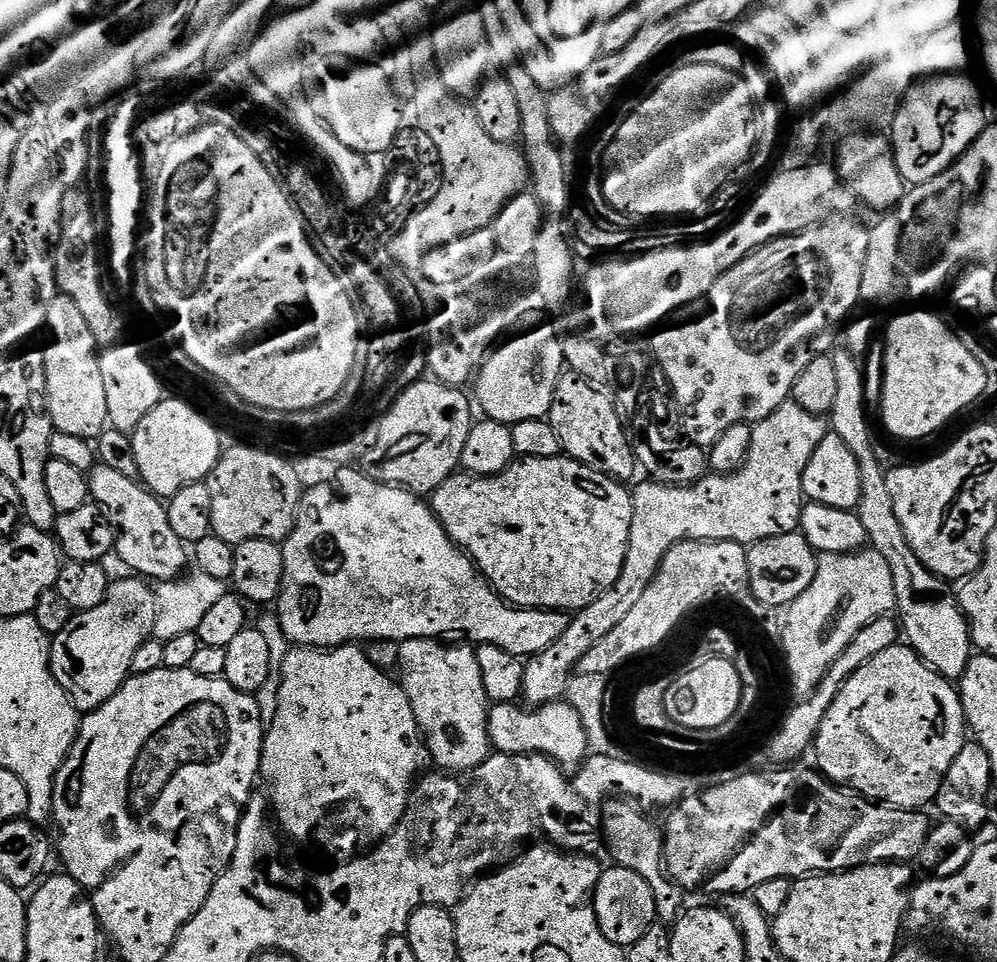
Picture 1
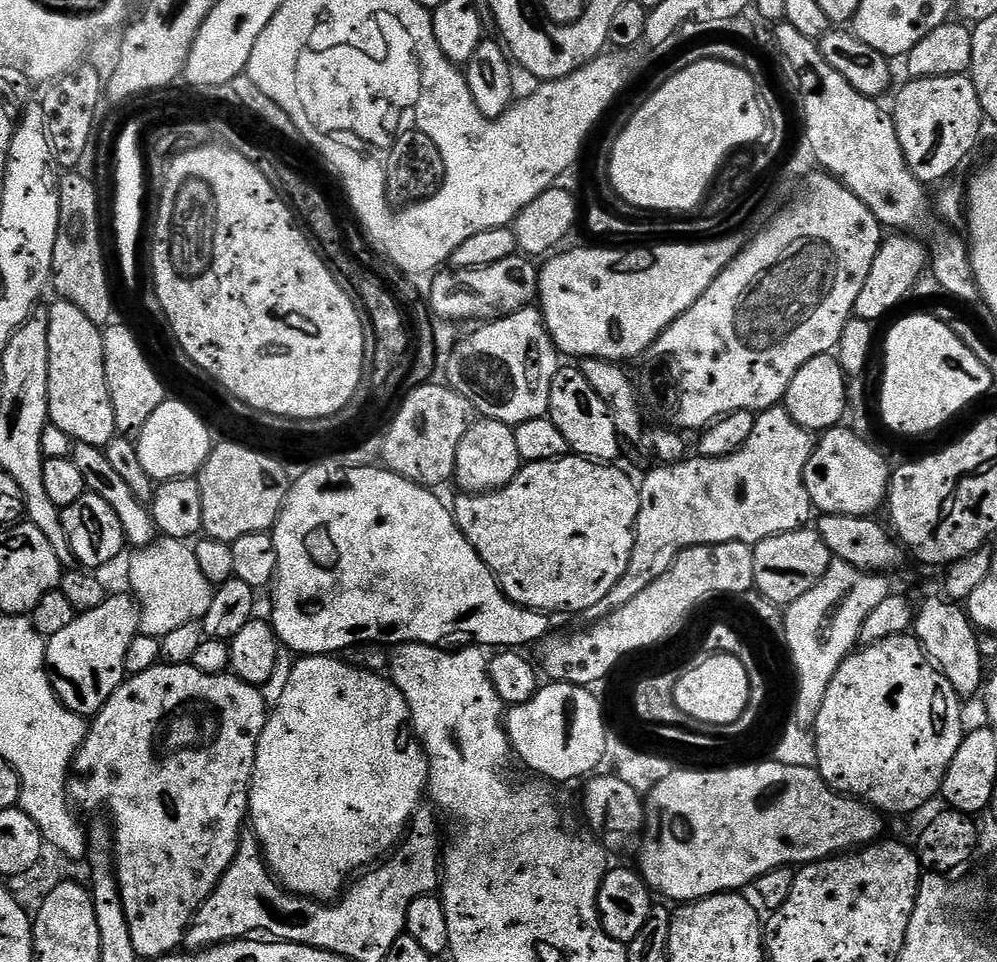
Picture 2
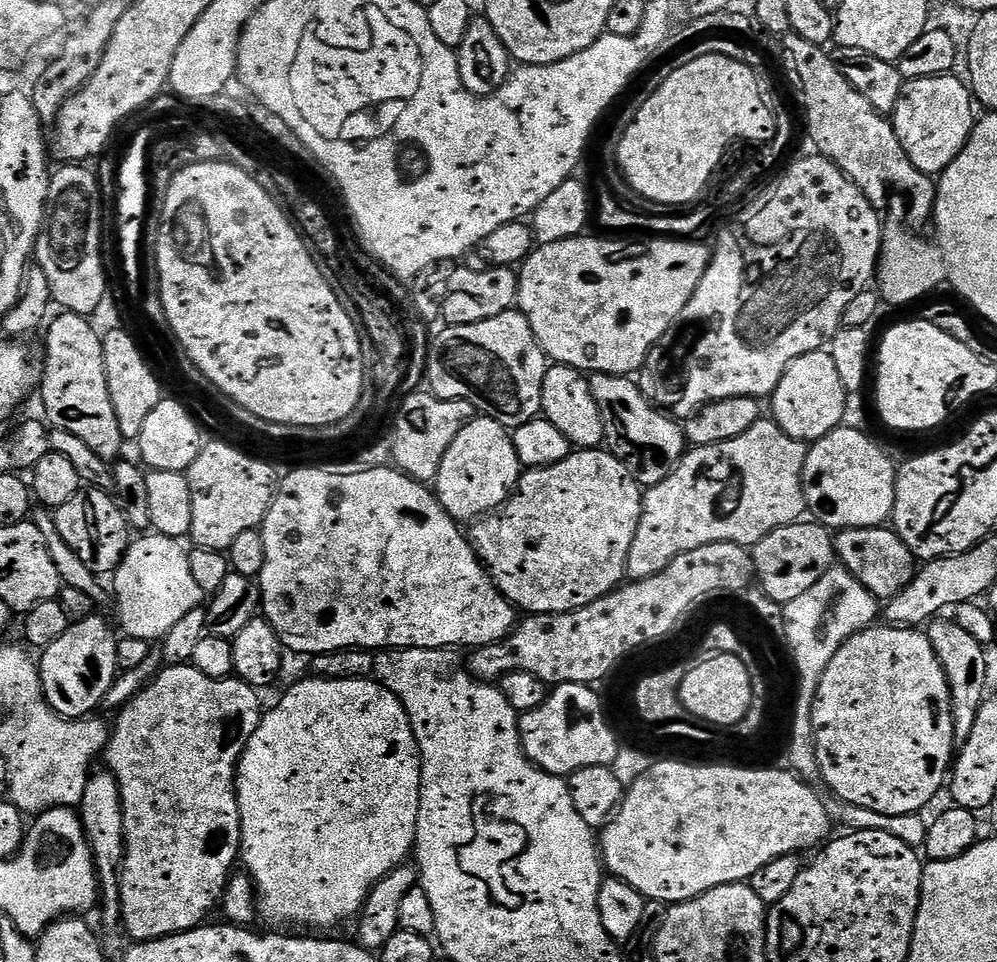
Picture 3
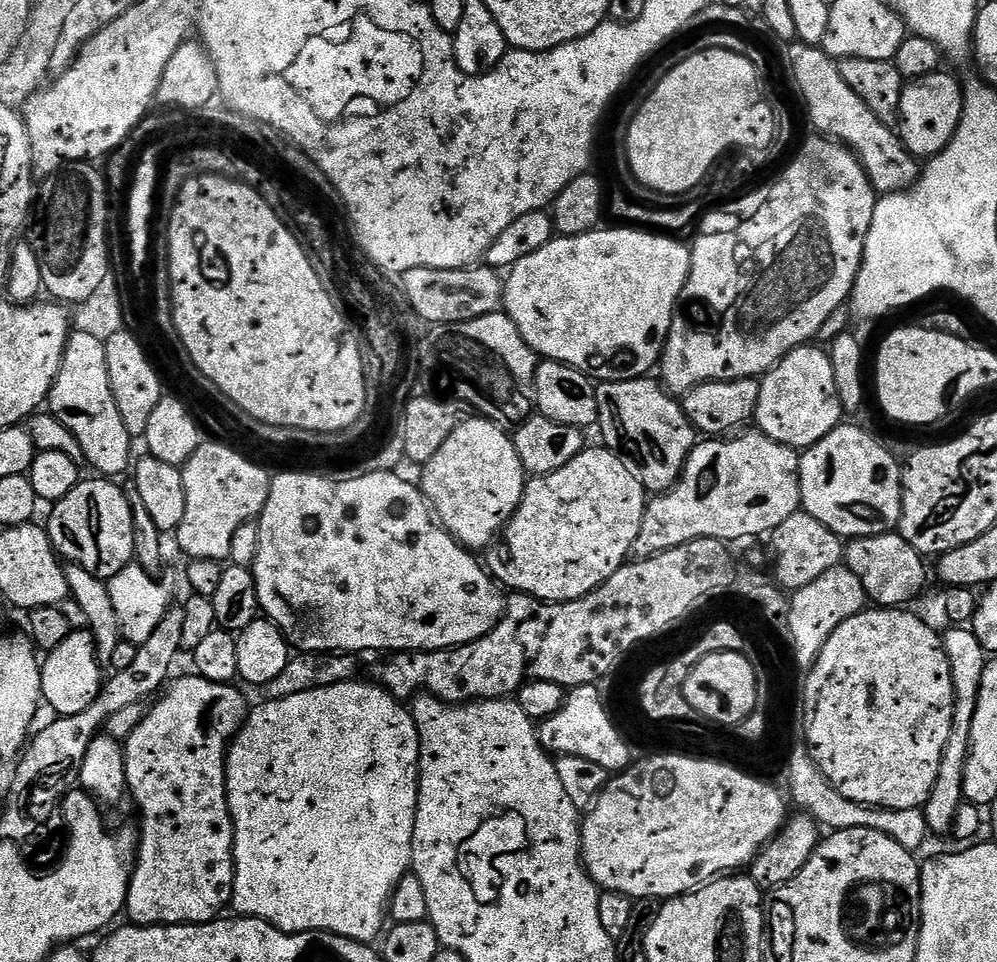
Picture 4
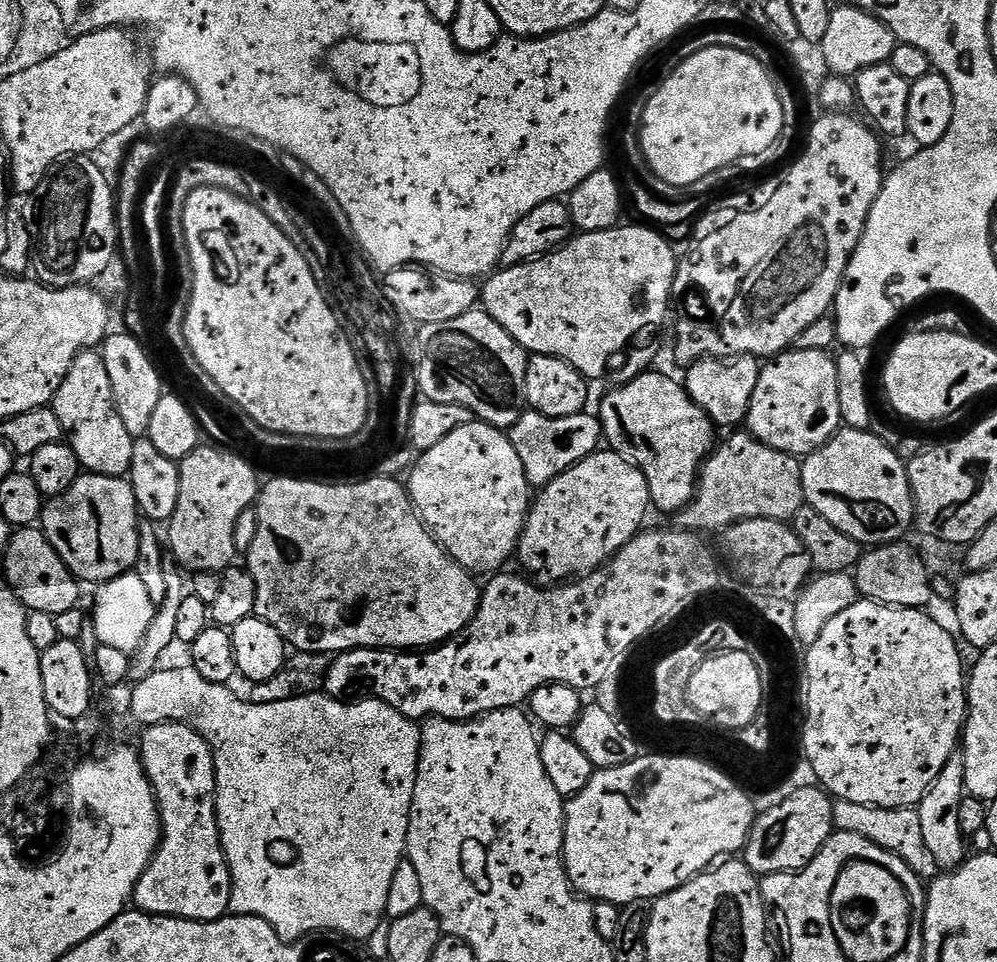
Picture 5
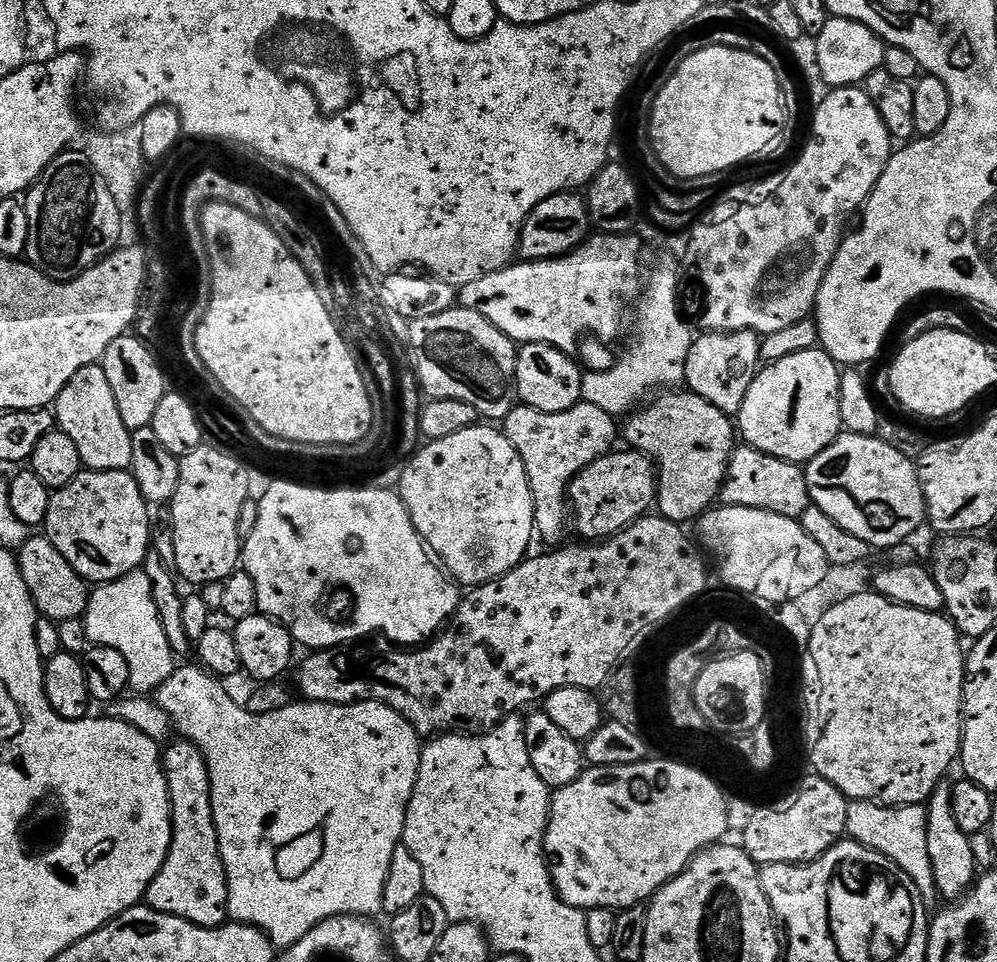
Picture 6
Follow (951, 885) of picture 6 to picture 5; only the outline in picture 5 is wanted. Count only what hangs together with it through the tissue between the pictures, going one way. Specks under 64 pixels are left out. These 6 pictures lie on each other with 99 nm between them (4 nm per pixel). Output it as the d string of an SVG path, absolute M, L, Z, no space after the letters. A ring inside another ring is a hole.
M957 750L950 754L946 766L938 773L938 778L926 790L926 794L916 805L918 822L922 826L922 842L928 851L927 859L936 860L940 870L951 870L963 864L966 859L964 843L966 837L962 830L962 822L958 819L958 813L962 810L962 802L966 795L966 766L964 765L963 751Z

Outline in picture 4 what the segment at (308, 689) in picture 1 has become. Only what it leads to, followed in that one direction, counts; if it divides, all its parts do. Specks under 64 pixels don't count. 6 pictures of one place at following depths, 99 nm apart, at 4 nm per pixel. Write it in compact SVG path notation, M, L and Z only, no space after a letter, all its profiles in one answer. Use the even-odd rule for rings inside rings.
M349 682L326 686L325 688L314 688L306 690L305 693L292 694L290 697L282 697L280 699L268 698L264 704L249 711L244 725L232 737L232 742L228 745L228 758L224 761L224 773L226 774L226 786L228 787L228 809L232 815L232 861L236 864L230 908L231 911L236 911L233 913L237 917L264 920L267 924L275 926L279 932L333 932L339 936L354 938L363 944L372 944L375 941L375 936L378 935L377 937L379 937L385 931L386 923L384 924L384 920L386 921L388 902L392 899L392 892L398 886L400 879L403 876L409 875L412 866L414 822L416 821L416 807L418 806L418 794L420 793L420 735L416 729L416 723L411 711L401 701L397 700L395 696L390 695L387 690L372 682L369 682L369 684L356 683Z

